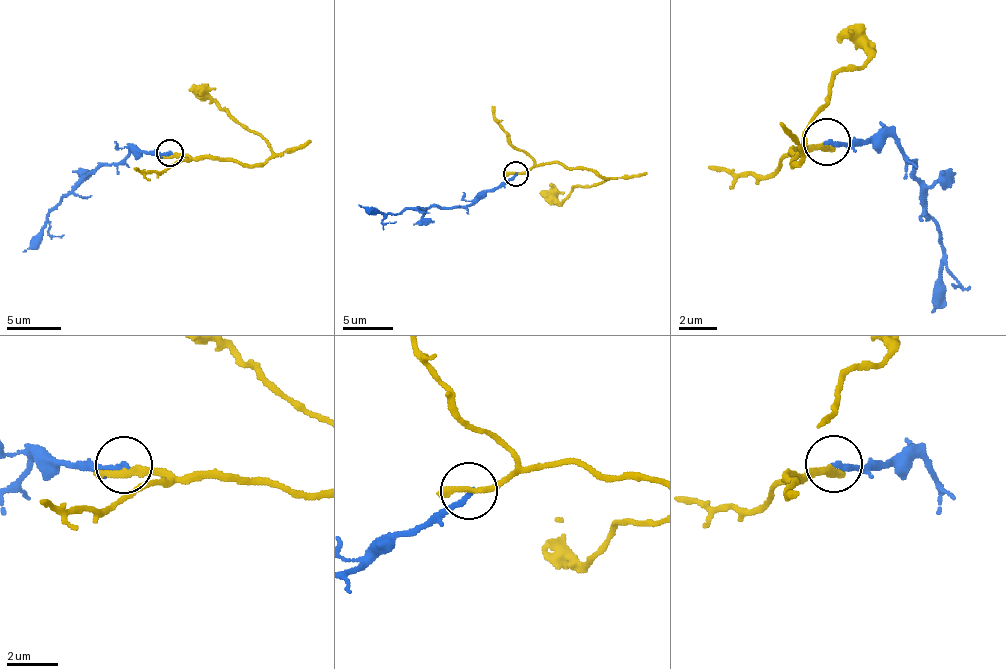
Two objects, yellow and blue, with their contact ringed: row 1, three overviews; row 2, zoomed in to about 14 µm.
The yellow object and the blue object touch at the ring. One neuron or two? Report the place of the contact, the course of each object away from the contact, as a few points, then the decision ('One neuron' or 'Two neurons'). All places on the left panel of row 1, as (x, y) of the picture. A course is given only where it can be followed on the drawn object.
Place: (170, 152). Course of yellow: (169, 153), (254, 164), (272, 153), (257, 134), (189, 87). Course of blue: (169, 153), (131, 150), (117, 163), (98, 163), (66, 193), (34, 242), (22, 251). Two neurons

